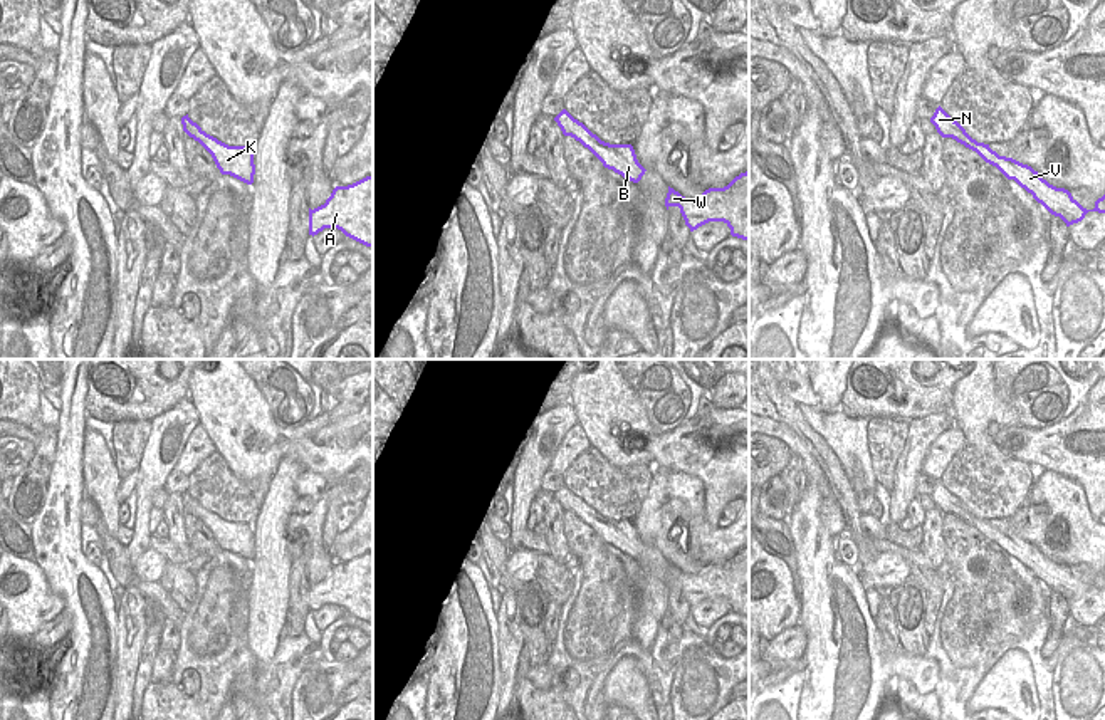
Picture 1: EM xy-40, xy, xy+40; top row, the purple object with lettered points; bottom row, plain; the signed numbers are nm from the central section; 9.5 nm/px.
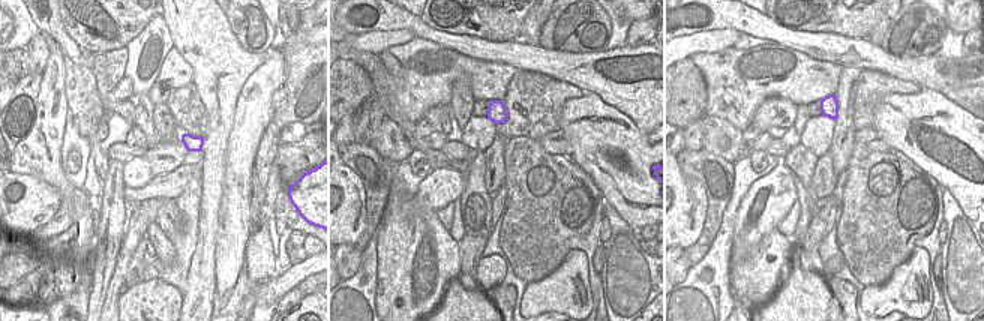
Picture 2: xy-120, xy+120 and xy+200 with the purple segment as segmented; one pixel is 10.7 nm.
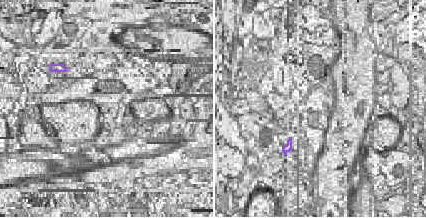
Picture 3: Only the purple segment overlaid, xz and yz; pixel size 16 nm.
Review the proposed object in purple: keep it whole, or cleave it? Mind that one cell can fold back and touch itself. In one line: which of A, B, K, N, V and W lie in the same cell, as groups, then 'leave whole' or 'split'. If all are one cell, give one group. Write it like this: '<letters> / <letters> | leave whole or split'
A B K N V W | leave whole

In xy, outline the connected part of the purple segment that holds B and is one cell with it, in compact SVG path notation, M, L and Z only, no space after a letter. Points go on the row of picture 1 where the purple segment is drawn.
M563 109L554 121L564 136L571 136L579 141L603 163L605 168L613 170L633 183L638 183L645 175L647 170L638 163L631 144L610 144L601 141L566 109Z

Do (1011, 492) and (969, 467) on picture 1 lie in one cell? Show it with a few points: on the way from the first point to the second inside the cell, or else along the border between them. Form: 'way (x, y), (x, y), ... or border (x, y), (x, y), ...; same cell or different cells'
way (1001, 489), (991, 489), (979, 477); same cell

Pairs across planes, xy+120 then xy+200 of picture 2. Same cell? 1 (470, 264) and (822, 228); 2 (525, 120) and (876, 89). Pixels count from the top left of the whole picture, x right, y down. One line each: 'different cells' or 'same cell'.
1: same cell
2: same cell

